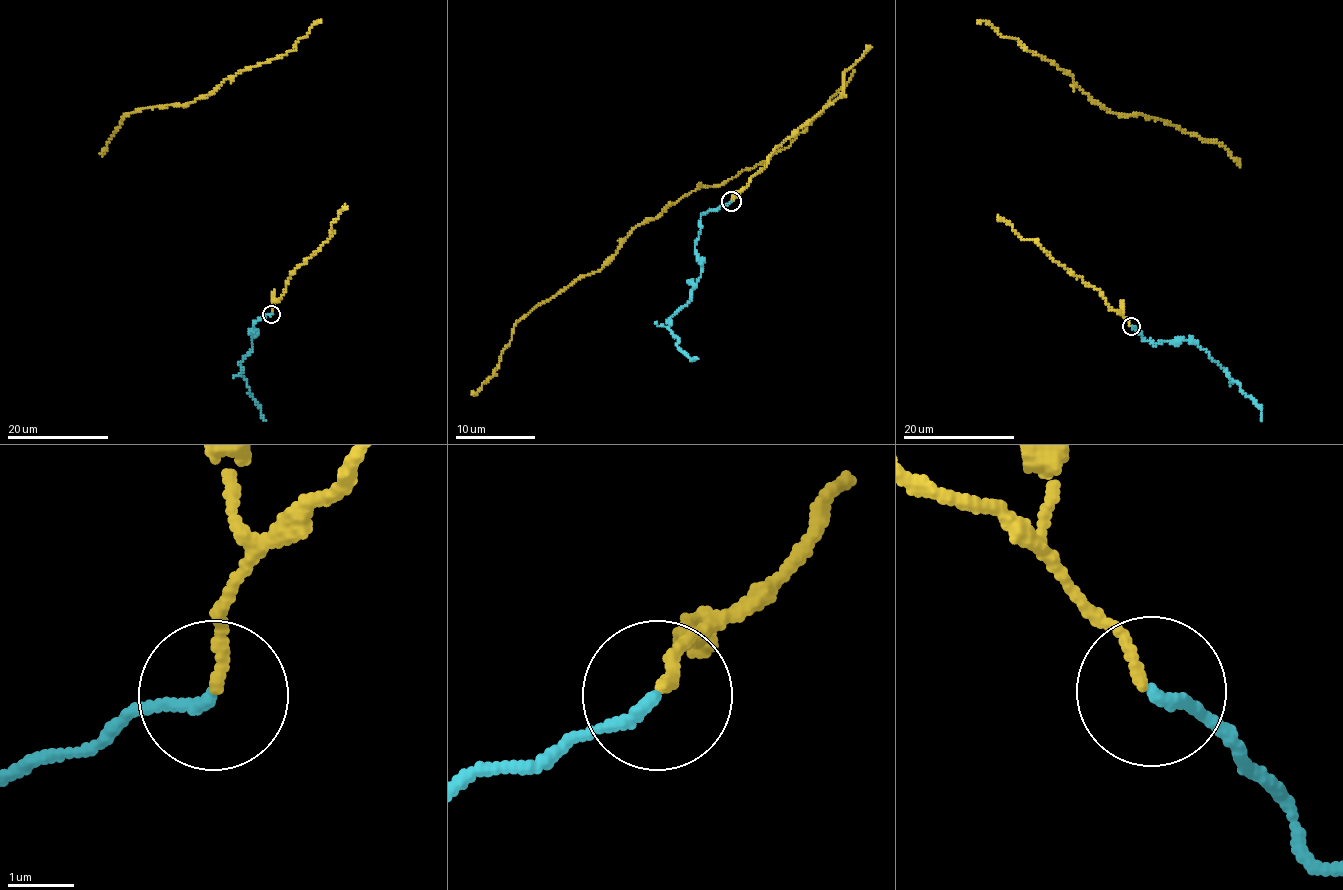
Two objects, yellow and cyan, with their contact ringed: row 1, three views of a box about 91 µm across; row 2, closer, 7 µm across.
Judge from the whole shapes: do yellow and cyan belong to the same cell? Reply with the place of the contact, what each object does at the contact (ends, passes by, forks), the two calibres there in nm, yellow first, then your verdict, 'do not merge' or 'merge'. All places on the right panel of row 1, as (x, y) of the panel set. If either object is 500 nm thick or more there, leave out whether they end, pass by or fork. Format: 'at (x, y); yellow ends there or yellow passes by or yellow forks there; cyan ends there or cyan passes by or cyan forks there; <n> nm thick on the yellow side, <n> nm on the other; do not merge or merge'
at (1131, 326); yellow ends there; cyan ends there; 150 nm thick on the yellow side, 170 nm on the other; merge

